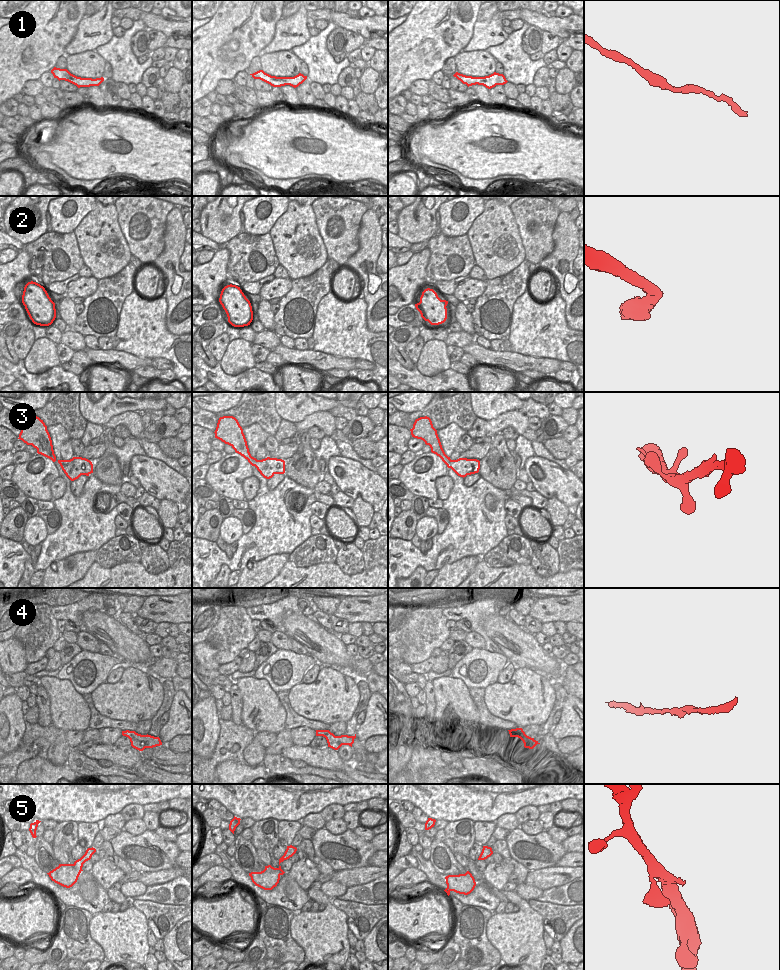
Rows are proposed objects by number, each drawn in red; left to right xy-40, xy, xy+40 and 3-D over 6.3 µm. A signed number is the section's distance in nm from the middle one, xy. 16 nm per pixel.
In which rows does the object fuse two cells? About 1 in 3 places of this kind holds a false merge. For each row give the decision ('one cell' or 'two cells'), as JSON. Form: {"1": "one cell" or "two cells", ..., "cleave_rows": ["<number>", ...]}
{"1": "one cell", "2": "two cells", "3": "one cell", "4": "one cell", "5": "one cell", "cleave_rows": ["2"]}

